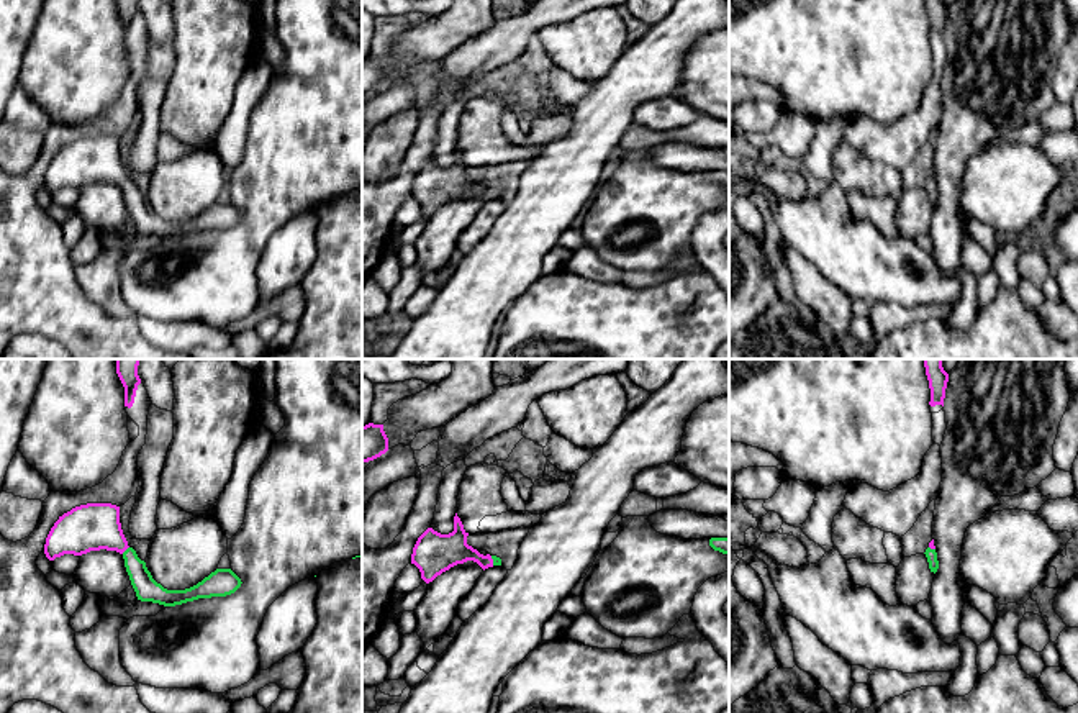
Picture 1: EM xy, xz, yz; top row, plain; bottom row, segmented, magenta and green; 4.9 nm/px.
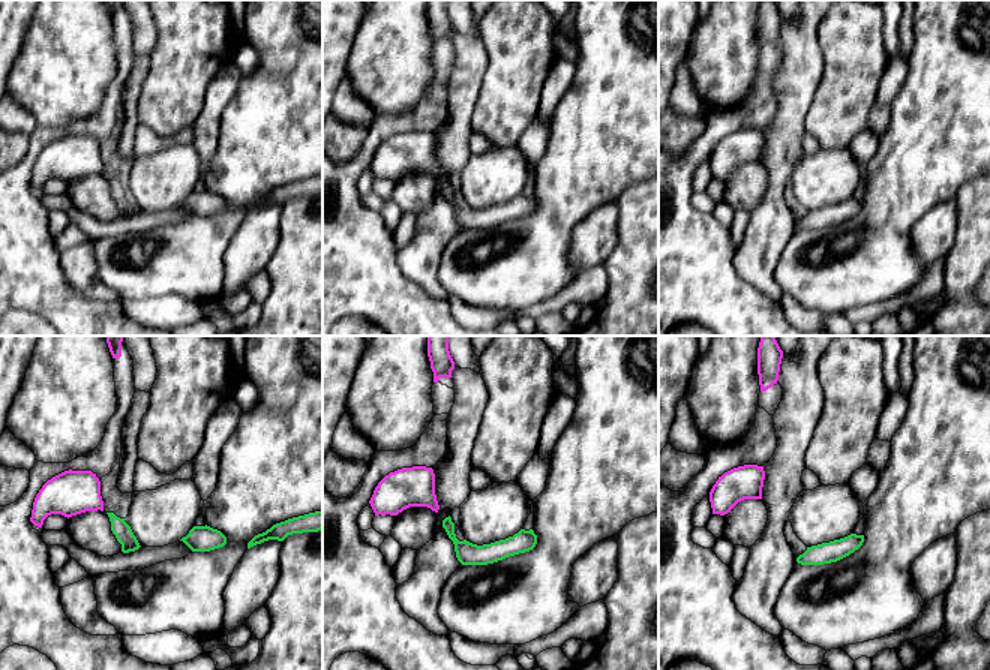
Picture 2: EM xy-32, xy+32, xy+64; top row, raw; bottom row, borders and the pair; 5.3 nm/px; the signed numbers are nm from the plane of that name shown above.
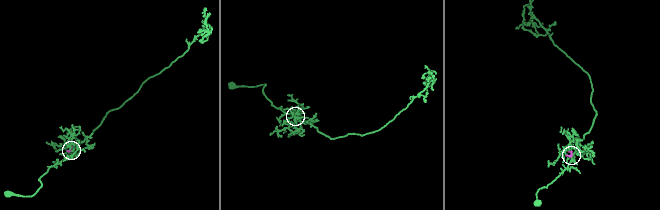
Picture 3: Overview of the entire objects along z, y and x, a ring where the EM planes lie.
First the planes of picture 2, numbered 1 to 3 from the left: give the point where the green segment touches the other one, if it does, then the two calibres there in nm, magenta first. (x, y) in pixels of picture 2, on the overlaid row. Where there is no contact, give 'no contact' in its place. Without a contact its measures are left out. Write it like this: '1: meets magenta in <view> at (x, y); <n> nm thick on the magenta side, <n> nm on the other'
1: no contact
2: no contact
3: no contact

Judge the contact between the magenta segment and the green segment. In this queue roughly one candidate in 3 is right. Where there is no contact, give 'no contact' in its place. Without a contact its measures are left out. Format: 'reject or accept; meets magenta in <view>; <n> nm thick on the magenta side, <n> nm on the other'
accept; meets magenta in xy; 240 nm thick on the magenta side, 120 nm on the other

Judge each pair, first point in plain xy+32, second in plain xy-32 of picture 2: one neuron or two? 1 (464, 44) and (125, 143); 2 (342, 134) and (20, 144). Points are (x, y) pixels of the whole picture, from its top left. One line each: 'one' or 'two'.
1: one
2: one

